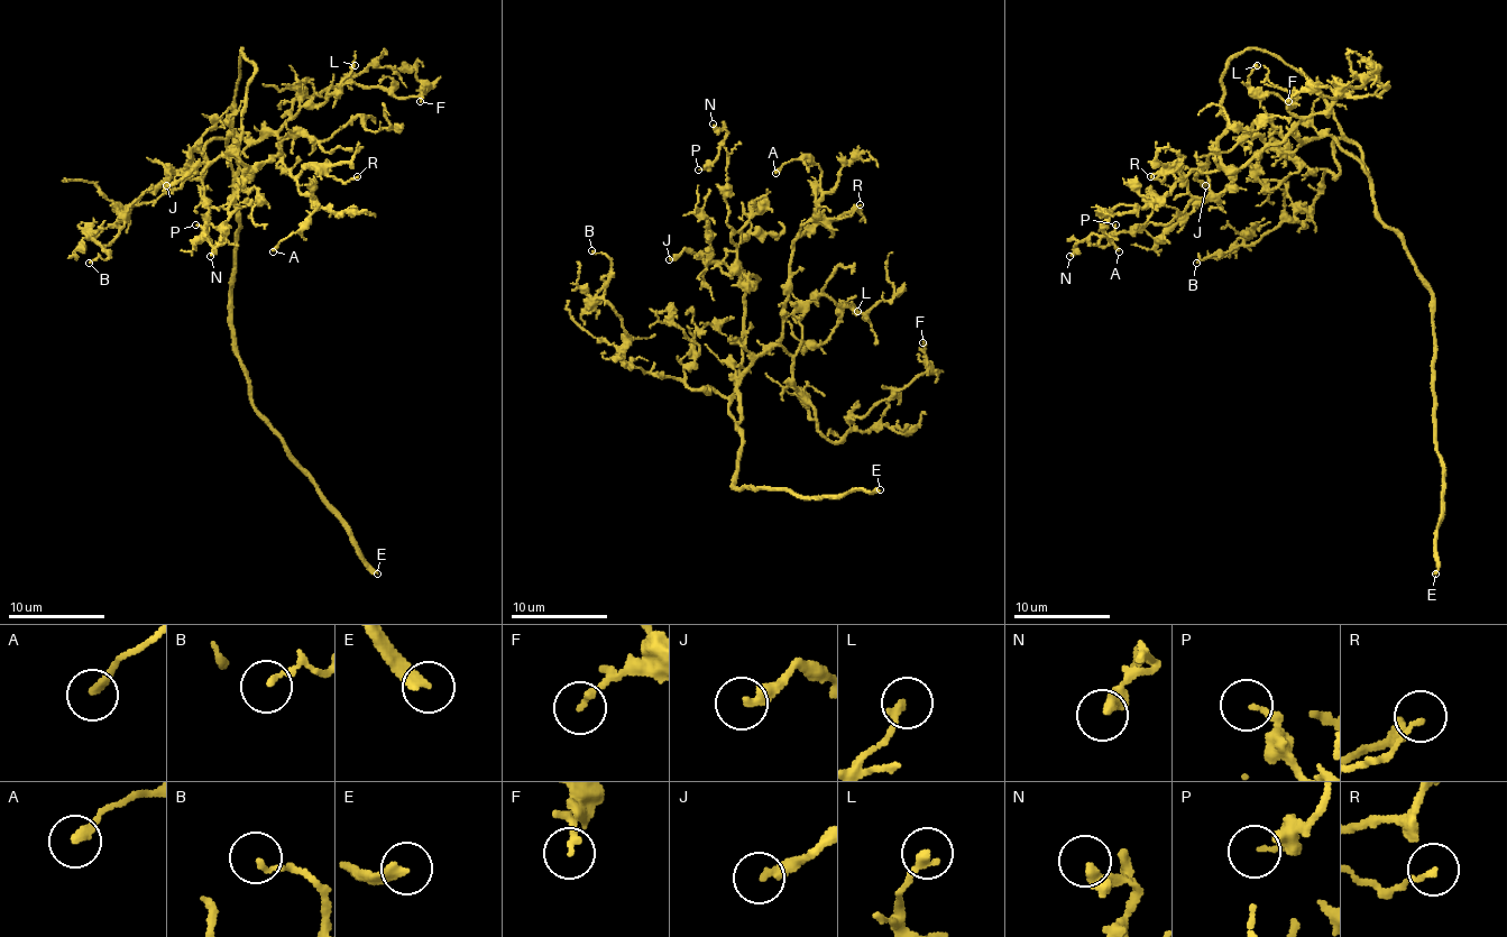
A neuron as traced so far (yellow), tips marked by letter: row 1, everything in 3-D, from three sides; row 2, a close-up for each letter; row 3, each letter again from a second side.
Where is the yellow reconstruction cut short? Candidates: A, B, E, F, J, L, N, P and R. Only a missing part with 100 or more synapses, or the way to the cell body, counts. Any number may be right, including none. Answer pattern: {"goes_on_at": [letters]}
{"goes_on_at": ["E"]}

